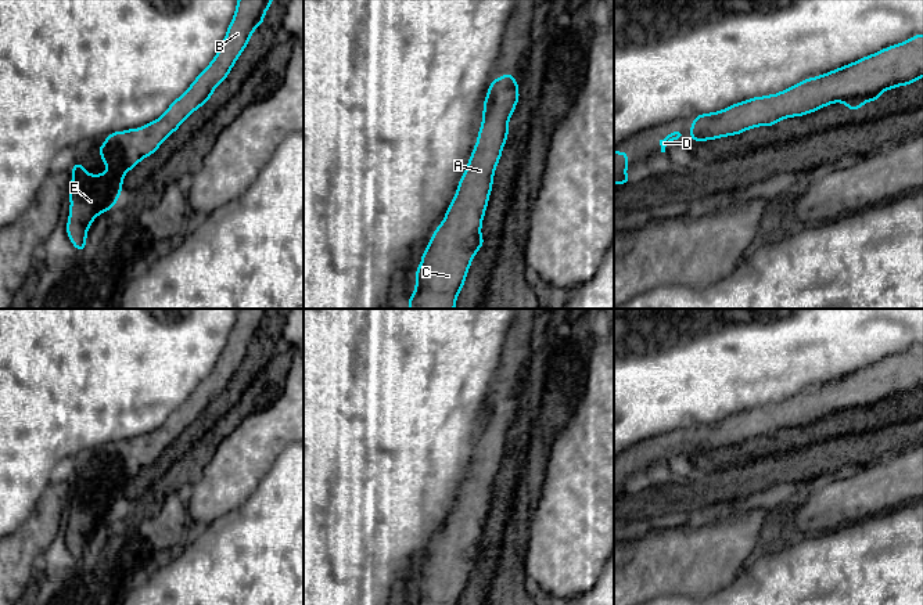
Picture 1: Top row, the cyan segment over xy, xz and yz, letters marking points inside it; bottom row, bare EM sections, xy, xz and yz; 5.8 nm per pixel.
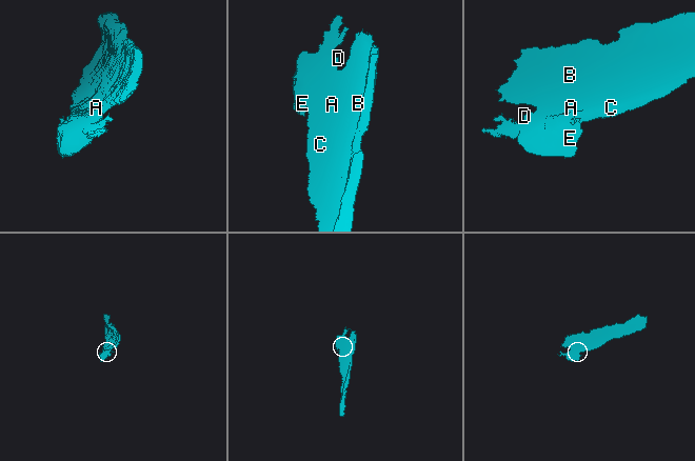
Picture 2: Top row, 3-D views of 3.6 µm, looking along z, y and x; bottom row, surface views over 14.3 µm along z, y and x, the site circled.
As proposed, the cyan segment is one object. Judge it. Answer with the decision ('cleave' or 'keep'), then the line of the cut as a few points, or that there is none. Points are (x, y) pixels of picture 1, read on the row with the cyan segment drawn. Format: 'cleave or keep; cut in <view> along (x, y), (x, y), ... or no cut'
keep; no cut

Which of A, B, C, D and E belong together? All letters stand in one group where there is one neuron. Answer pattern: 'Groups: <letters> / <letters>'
Groups: A B C D E

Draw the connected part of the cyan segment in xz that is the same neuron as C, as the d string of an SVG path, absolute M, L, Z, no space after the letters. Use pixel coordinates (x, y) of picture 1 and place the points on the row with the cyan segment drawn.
M510 71L491 82L484 100L482 123L475 147L445 217L435 228L430 238L430 245L423 252L421 263L414 277L416 289L407 302L409 309L455 309L456 298L464 285L468 267L478 249L486 244L481 237L481 226L493 186L495 169L507 140L509 119L518 100L518 83Z

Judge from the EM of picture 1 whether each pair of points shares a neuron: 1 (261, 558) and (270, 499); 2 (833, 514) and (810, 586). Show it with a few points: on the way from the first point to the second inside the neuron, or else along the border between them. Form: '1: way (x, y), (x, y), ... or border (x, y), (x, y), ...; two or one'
1: way (270, 543), (270, 514); one
2: border (858, 519), (830, 530), (796, 539); two

